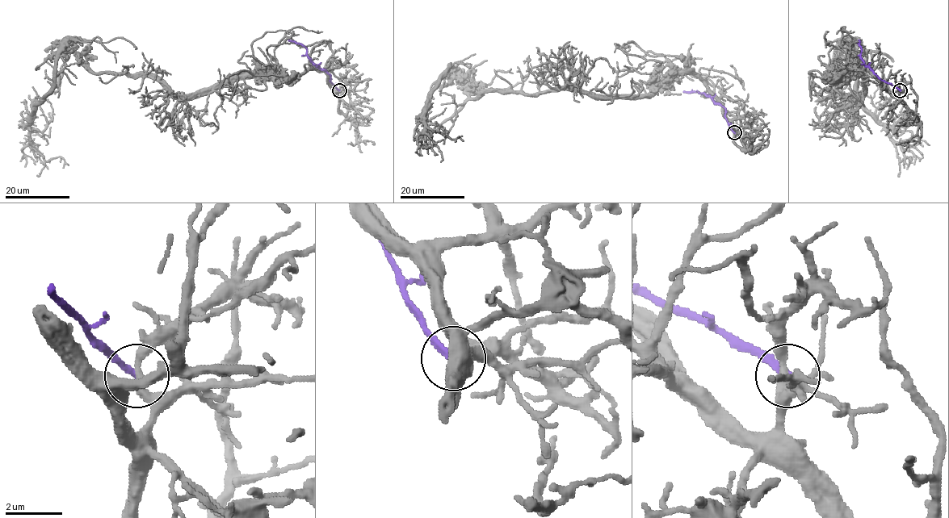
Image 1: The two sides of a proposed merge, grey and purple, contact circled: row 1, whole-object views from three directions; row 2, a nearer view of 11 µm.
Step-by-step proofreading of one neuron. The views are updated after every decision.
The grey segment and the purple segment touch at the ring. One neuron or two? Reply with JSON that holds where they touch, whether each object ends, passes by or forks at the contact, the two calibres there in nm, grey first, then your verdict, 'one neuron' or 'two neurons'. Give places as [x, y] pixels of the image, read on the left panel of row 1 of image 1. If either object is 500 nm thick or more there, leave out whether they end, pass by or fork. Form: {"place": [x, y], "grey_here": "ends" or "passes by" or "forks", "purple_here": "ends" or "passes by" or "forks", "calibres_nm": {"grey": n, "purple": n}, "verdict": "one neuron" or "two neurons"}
{"place": [339, 90], "grey_here": "passes by", "purple_here": "ends", "calibres_nm": {"grey": 320, "purple": 220}, "verdict": "two neurons"}

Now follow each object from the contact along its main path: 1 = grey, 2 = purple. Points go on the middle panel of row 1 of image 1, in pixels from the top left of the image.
1: (734, 132), (691, 73), (670, 75), (647, 94), (563, 88), (471, 98), (450, 65), (425, 124), (457, 137)
2: (734, 132), (725, 117), (725, 109), (704, 93), (683, 91)

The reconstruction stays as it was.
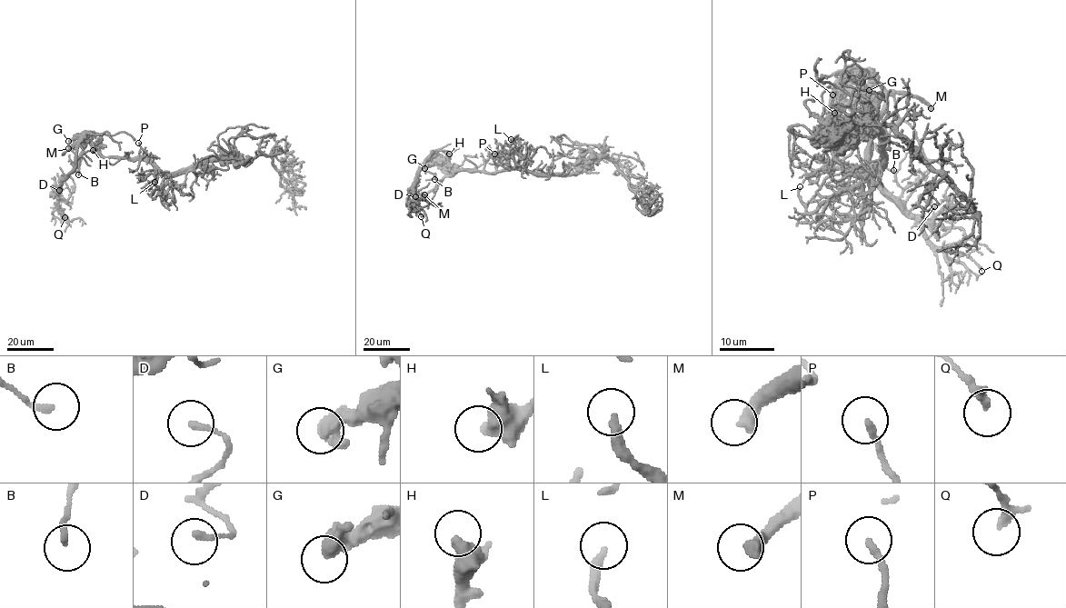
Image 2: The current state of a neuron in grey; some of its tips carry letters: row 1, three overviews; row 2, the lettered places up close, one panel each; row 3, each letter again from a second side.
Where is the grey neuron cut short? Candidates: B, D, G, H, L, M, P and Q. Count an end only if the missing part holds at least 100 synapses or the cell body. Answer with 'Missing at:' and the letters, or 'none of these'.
Missing at: M

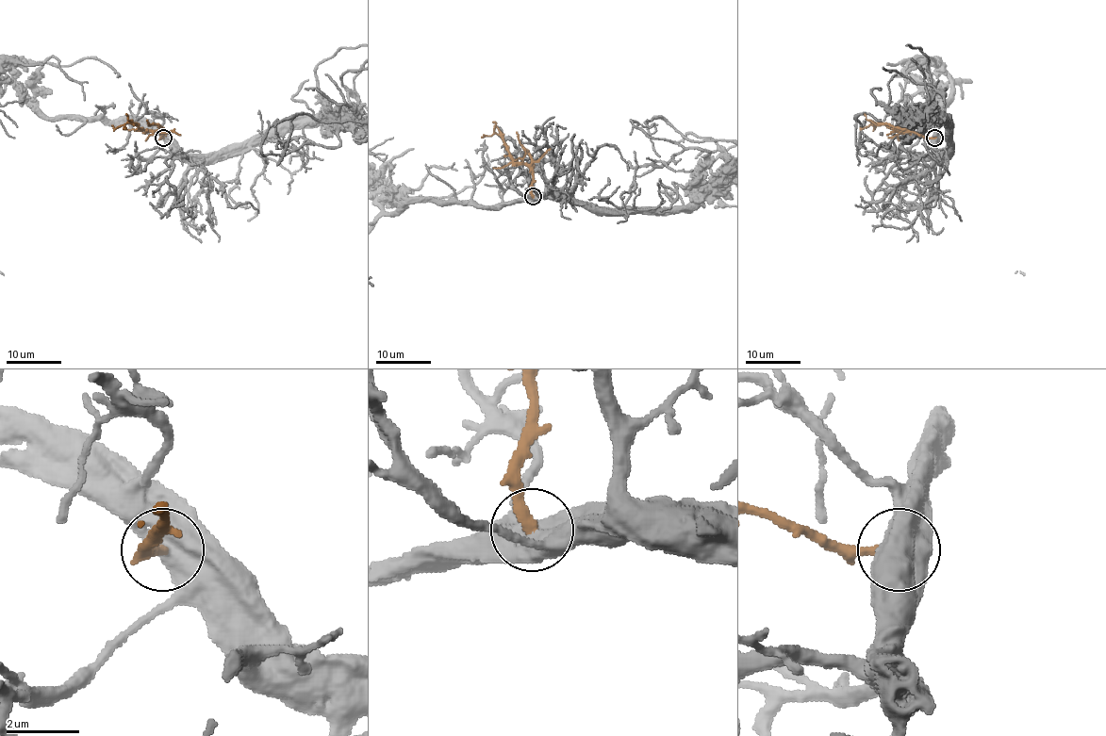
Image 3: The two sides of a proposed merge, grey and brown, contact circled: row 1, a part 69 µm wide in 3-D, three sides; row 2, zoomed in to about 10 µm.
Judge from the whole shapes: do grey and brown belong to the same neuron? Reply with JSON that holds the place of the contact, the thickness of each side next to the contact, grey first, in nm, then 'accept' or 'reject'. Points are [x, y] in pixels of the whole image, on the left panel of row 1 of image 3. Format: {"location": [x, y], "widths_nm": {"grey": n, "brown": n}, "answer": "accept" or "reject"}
{"location": [163, 138], "widths_nm": {"grey": 850, "brown": 300}, "answer": "accept"}

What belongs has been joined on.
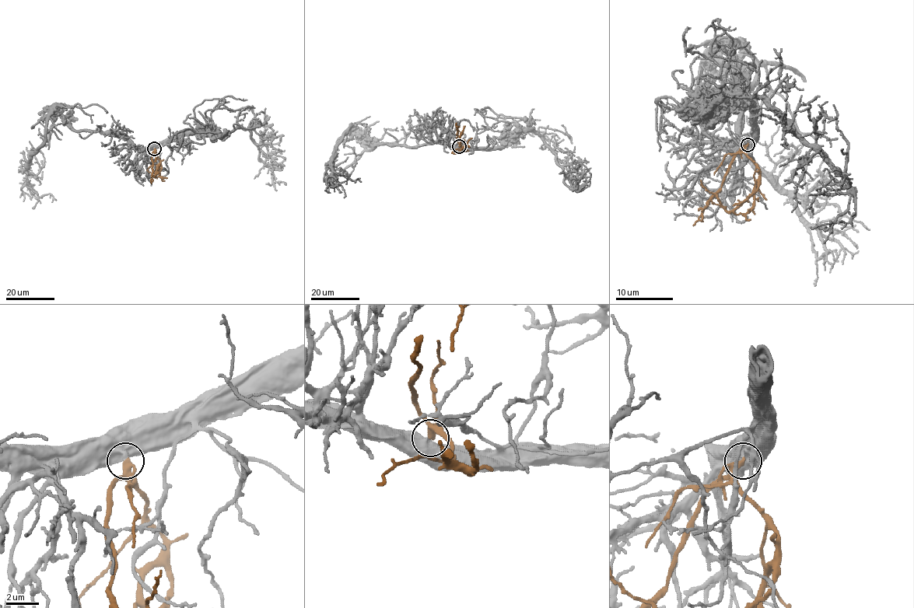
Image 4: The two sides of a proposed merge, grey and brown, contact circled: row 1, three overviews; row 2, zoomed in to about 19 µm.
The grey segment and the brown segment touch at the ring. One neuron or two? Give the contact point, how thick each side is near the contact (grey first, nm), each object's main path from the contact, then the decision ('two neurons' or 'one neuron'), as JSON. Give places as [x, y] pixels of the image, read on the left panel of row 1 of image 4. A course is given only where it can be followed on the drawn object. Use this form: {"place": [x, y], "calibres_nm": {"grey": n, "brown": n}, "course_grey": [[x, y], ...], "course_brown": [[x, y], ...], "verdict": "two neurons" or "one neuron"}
{"place": [154, 148], "calibres_nm": {"grey": 320, "brown": 320}, "course_grey": [[154, 148], [75, 131], [56, 106], [27, 170], [30, 187], [51, 202]], "course_brown": [[154, 148], [159, 160], [155, 177], [160, 164]], "verdict": "one neuron"}

